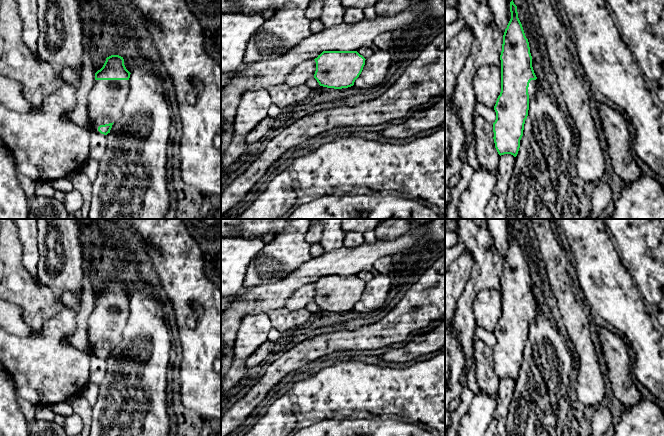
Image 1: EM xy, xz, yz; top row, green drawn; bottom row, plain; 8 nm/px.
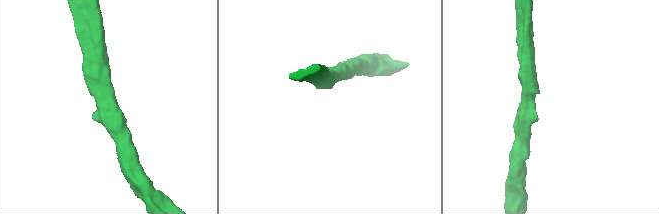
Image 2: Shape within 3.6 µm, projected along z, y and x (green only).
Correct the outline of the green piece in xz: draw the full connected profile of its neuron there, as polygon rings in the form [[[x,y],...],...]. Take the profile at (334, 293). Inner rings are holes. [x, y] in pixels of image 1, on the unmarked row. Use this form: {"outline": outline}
{"outline": [[[323,275],[317,282],[314,302],[320,310],[334,313],[354,309],[365,289],[357,275]]]}

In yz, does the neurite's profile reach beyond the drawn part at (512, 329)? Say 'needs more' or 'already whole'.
needs more

